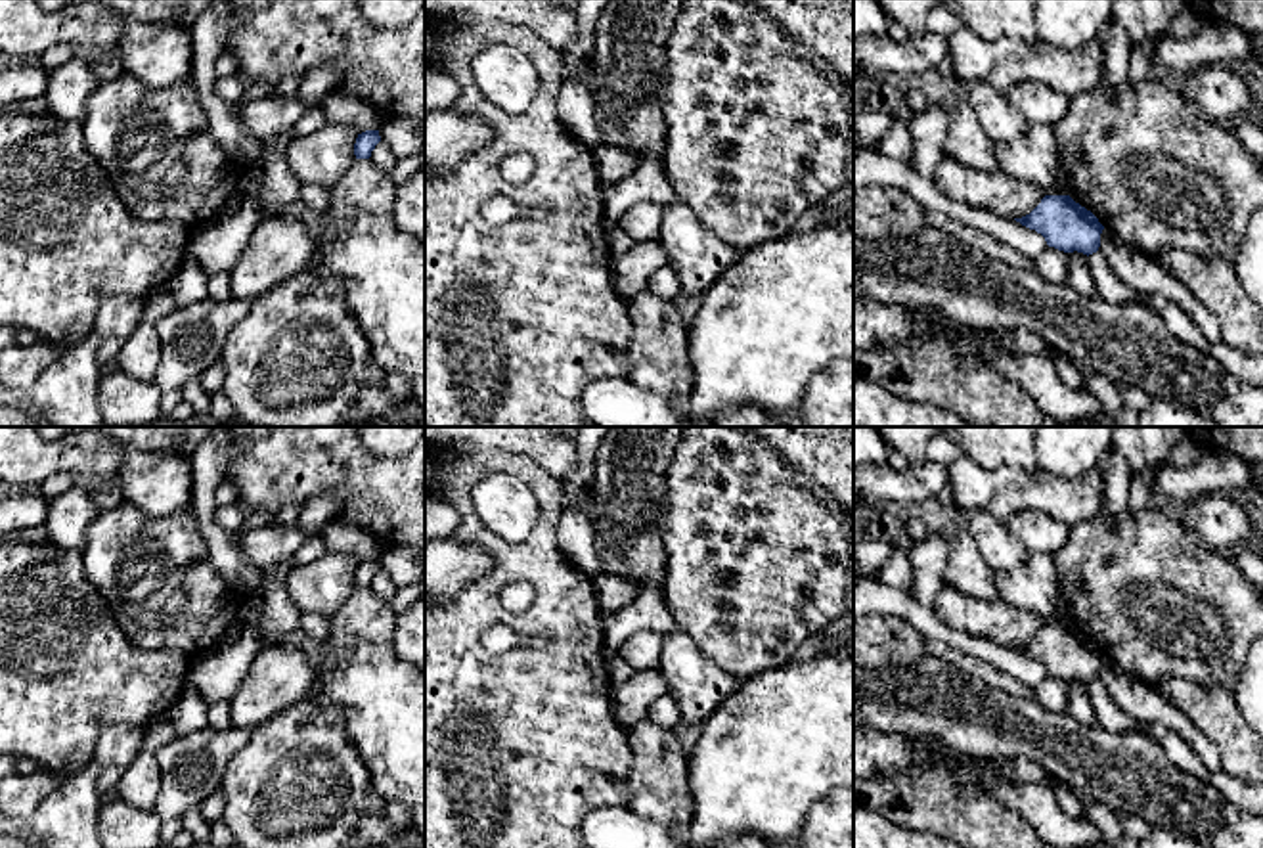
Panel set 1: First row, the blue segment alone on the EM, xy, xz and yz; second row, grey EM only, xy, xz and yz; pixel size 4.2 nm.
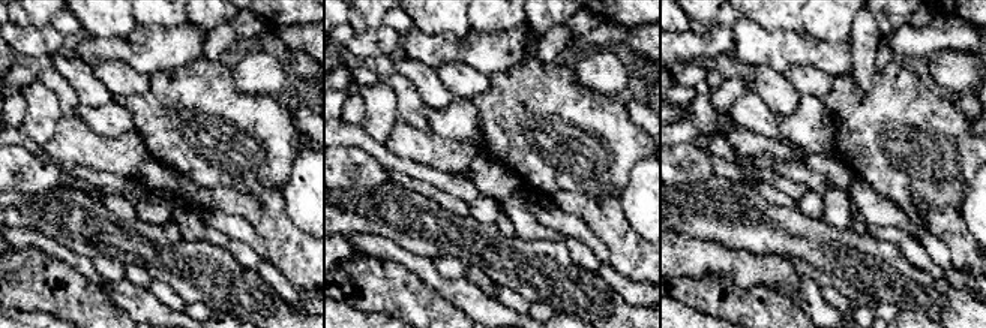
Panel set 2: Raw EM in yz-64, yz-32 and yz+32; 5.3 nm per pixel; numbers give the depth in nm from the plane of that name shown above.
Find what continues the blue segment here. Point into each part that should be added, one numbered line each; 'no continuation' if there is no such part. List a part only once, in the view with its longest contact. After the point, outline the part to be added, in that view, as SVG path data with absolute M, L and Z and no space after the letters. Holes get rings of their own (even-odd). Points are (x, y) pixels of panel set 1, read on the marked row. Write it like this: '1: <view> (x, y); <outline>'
1: yz (1108, 288); M1100 251L1089 255L1089 270L1102 301L1112 304L1135 302L1137 293L1116 278Z

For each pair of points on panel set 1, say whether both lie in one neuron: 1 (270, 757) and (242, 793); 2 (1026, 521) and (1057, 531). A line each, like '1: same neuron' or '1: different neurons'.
1: same neuron
2: same neuron

